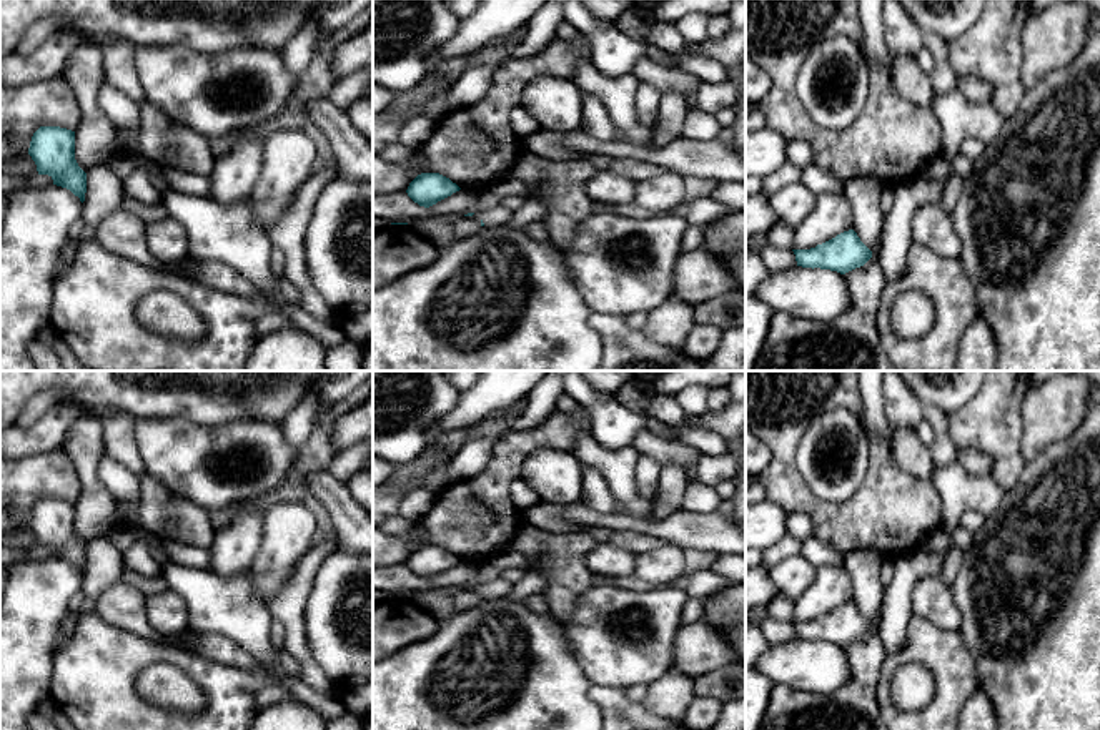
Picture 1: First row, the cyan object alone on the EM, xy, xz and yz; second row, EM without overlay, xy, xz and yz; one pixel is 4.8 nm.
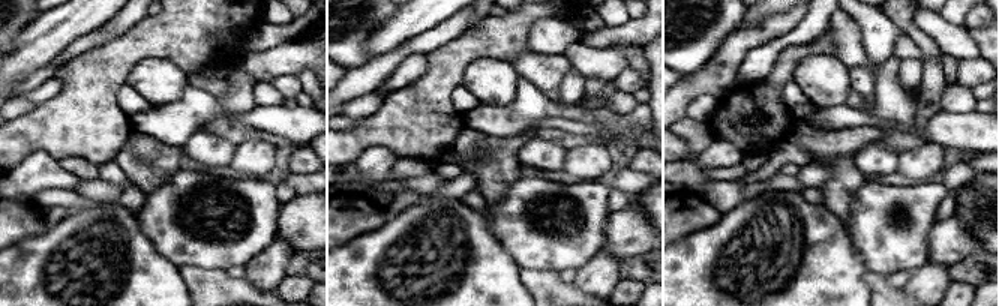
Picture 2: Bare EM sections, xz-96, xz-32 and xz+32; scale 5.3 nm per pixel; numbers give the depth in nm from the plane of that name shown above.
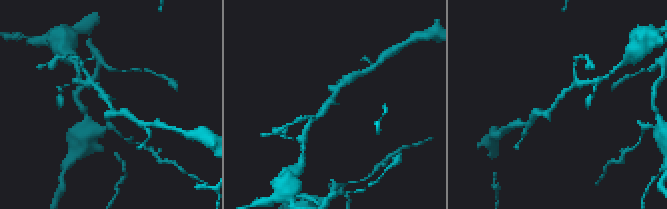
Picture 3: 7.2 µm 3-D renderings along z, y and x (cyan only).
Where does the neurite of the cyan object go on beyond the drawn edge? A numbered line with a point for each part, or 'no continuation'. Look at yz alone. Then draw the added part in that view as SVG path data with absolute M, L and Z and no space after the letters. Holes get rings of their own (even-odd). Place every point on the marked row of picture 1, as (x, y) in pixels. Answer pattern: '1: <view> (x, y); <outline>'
no continuation

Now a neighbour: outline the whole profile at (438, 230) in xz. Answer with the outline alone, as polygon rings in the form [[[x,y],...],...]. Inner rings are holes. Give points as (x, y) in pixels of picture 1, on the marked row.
[[[428,215],[414,218],[409,224],[414,231],[438,248],[446,248],[453,243],[454,223],[459,216],[453,215]]]

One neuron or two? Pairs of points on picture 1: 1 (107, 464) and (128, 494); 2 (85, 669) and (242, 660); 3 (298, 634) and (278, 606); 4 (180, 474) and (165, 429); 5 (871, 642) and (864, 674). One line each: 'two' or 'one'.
1: one
2: two
3: one
4: one
5: one

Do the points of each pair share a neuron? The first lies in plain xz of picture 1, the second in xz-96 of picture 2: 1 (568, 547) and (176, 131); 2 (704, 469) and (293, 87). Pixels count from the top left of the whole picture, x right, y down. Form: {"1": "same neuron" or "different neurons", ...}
{"1": "different neurons", "2": "same neuron"}

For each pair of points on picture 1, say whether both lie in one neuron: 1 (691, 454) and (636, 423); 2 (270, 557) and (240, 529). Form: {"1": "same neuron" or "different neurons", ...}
{"1": "different neurons", "2": "different neurons"}

